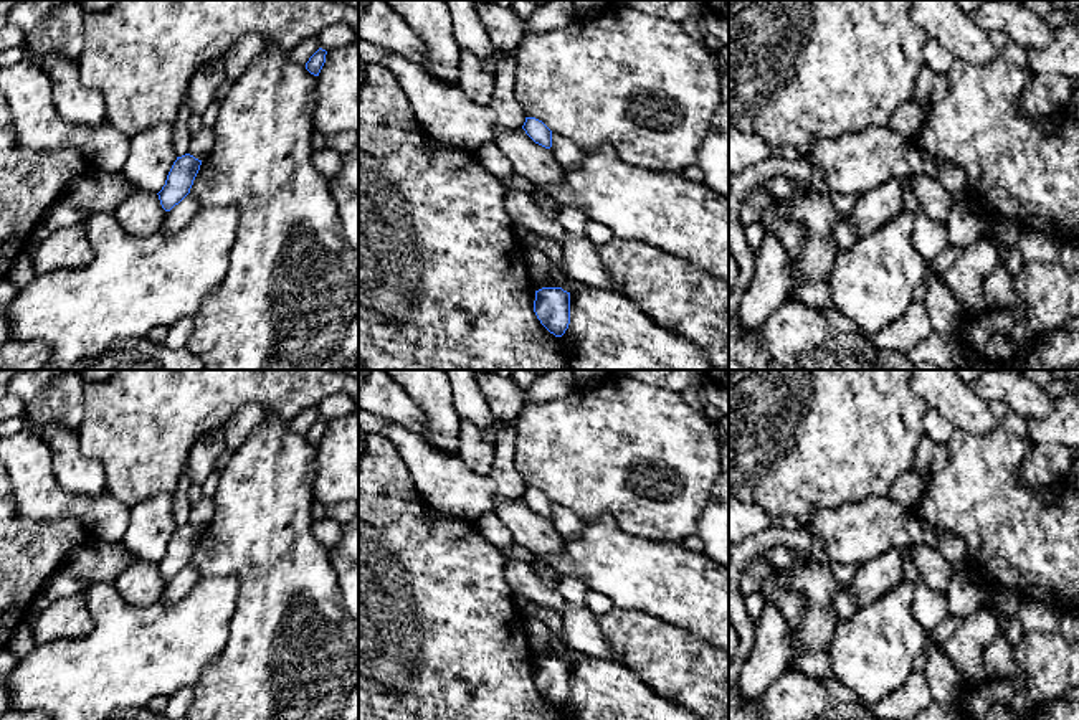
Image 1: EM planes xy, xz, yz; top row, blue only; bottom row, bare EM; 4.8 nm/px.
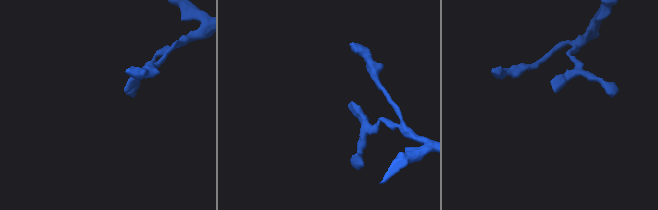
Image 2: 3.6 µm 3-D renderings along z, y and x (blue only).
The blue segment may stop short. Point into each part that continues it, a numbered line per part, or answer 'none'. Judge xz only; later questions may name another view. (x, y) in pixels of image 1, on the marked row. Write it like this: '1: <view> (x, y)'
none

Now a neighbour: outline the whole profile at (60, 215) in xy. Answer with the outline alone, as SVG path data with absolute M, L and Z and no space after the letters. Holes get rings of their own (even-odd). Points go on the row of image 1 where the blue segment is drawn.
M56 200L40 218L33 230L33 238L43 241L53 231L86 223L88 213L69 205L68 201Z

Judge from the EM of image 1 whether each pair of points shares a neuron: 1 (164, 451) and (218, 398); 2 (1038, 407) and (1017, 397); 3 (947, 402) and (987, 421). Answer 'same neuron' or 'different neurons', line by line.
1: same neuron
2: same neuron
3: same neuron

